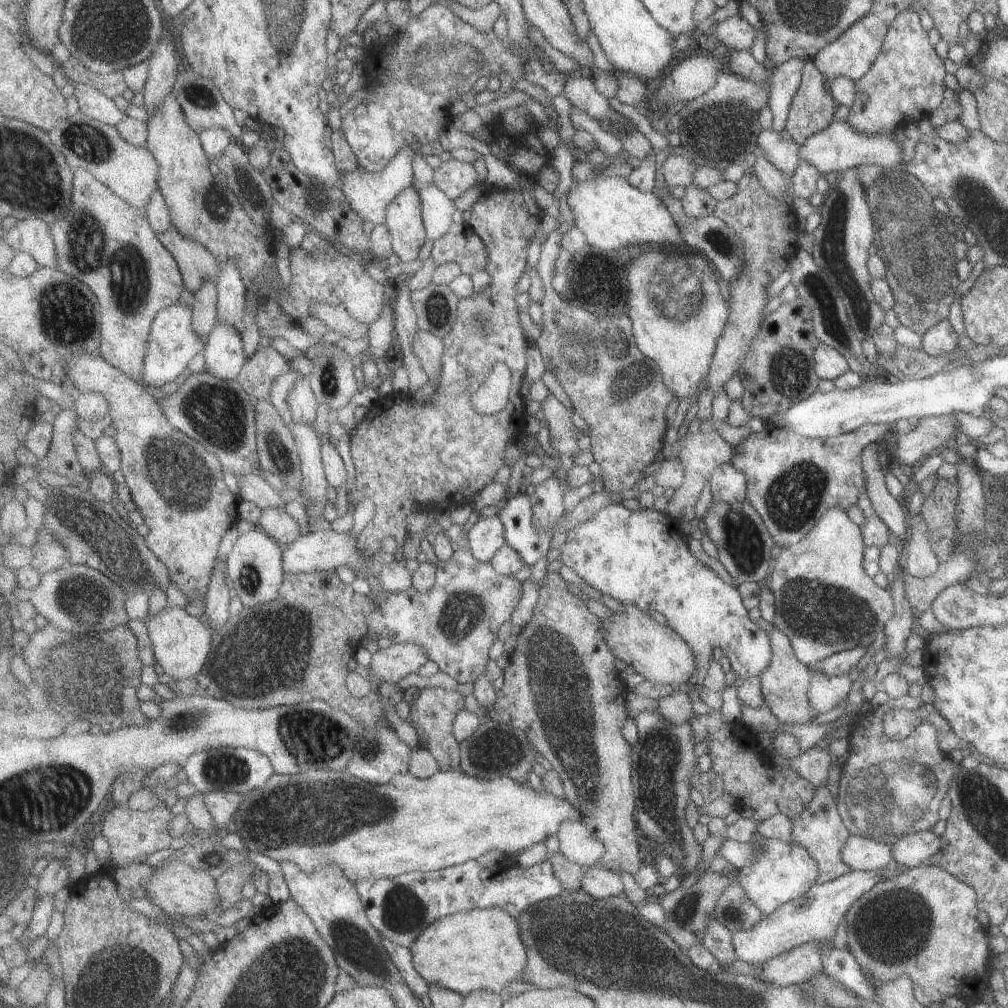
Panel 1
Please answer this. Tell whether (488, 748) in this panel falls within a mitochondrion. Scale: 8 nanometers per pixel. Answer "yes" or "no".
no

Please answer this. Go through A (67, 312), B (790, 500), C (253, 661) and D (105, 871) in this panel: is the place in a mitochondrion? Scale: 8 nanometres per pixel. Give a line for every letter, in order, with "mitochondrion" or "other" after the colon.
A: mitochondrion
B: mitochondrion
C: mitochondrion
D: other

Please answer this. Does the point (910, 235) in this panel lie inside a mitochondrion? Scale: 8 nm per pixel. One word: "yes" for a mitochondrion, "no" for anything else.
yes

